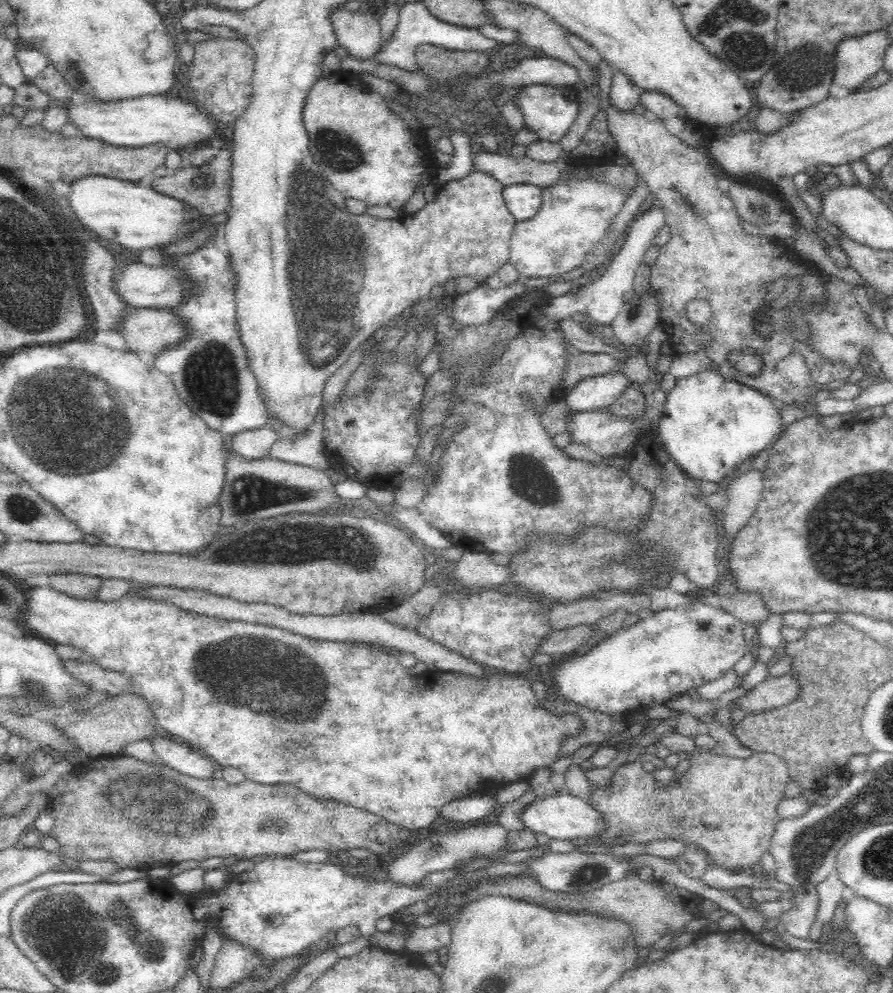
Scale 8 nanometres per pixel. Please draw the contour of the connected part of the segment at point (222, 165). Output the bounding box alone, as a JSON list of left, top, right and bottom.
[148,151,231,215]

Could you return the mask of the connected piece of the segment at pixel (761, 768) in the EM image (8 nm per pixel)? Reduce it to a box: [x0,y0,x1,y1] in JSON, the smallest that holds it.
[587,748,790,874]

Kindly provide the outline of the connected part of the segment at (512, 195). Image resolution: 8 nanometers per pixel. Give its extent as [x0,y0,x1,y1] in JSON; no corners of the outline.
[504,185,542,221]

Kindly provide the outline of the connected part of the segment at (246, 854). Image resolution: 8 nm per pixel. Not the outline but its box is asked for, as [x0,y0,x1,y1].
[42,754,409,871]

